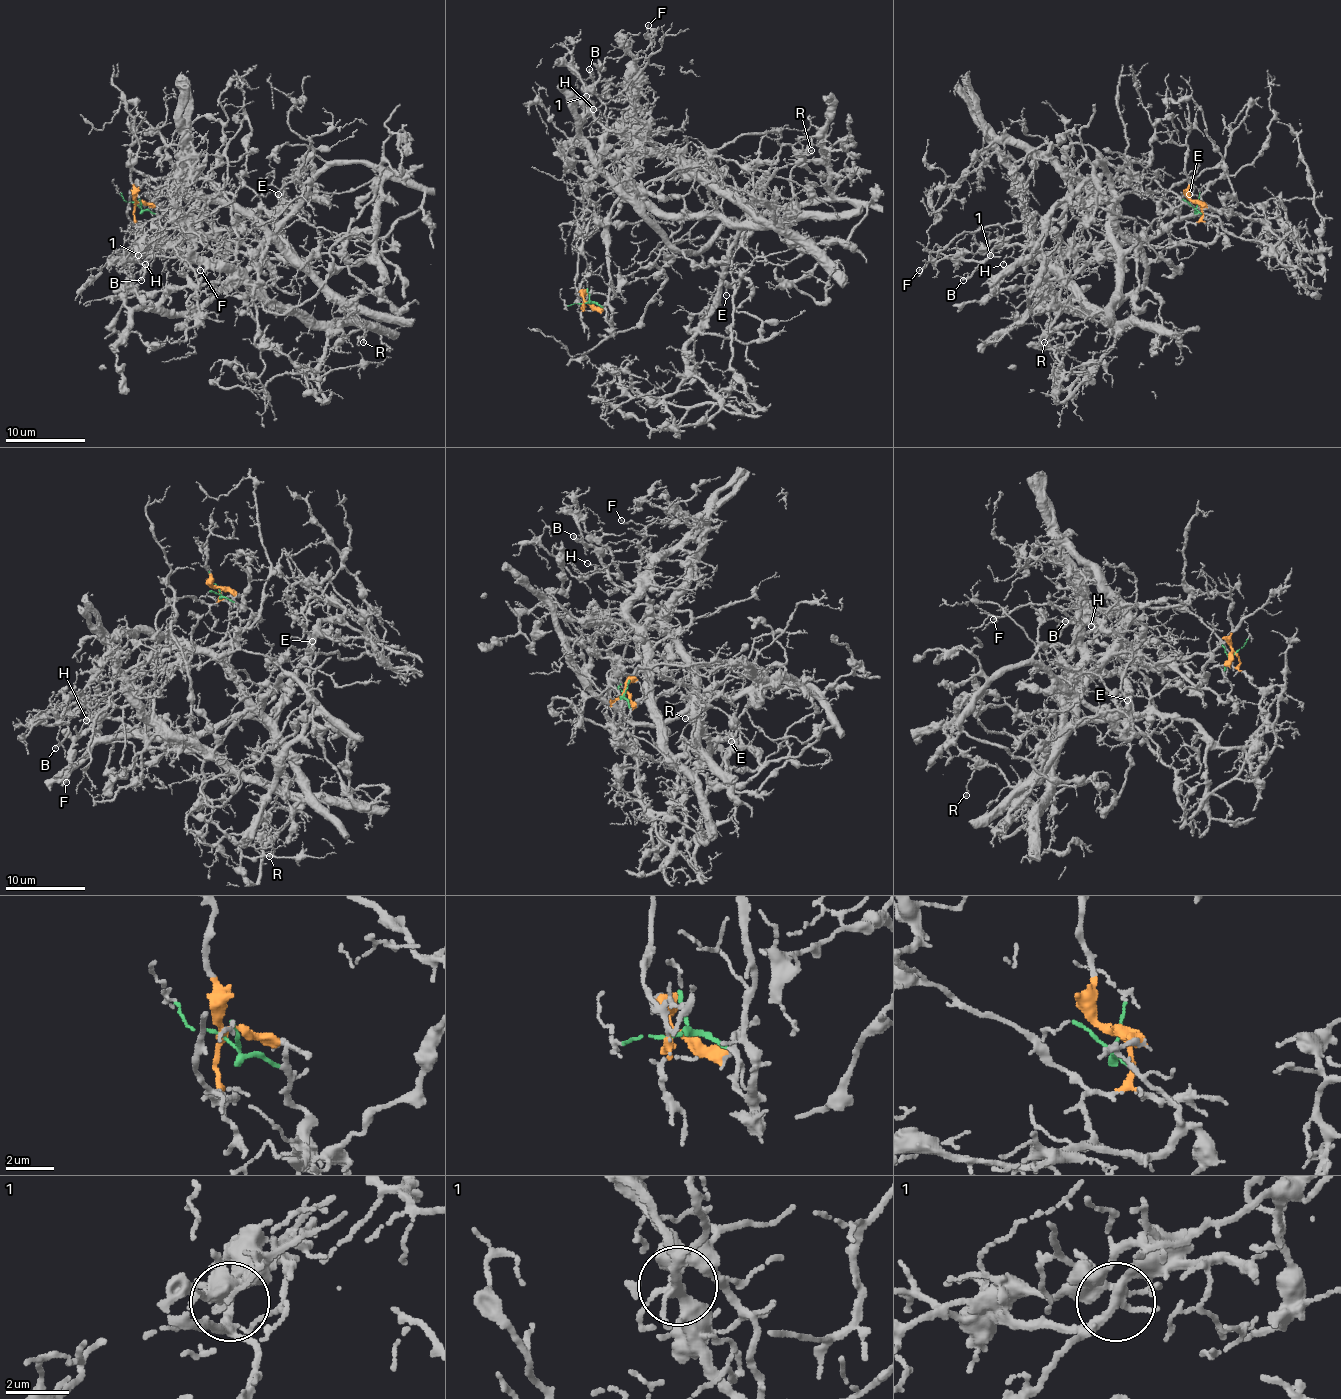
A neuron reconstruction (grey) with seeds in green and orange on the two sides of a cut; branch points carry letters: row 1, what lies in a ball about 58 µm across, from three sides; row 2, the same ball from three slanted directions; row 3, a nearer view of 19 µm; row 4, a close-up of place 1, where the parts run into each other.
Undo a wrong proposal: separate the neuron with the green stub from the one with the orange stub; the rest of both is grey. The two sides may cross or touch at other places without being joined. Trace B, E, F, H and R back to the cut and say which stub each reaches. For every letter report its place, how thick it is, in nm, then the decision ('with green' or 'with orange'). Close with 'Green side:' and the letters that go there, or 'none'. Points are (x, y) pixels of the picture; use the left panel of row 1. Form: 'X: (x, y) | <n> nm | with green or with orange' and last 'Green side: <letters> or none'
B: (141, 280) | 180 nm | with green
E: (278, 194) | 140 nm | with orange
F: (200, 270) | 140 nm | with green
H: (145, 264) | 130 nm | with green
R: (363, 342) | 150 nm | with orange
Green side: B, F, H

